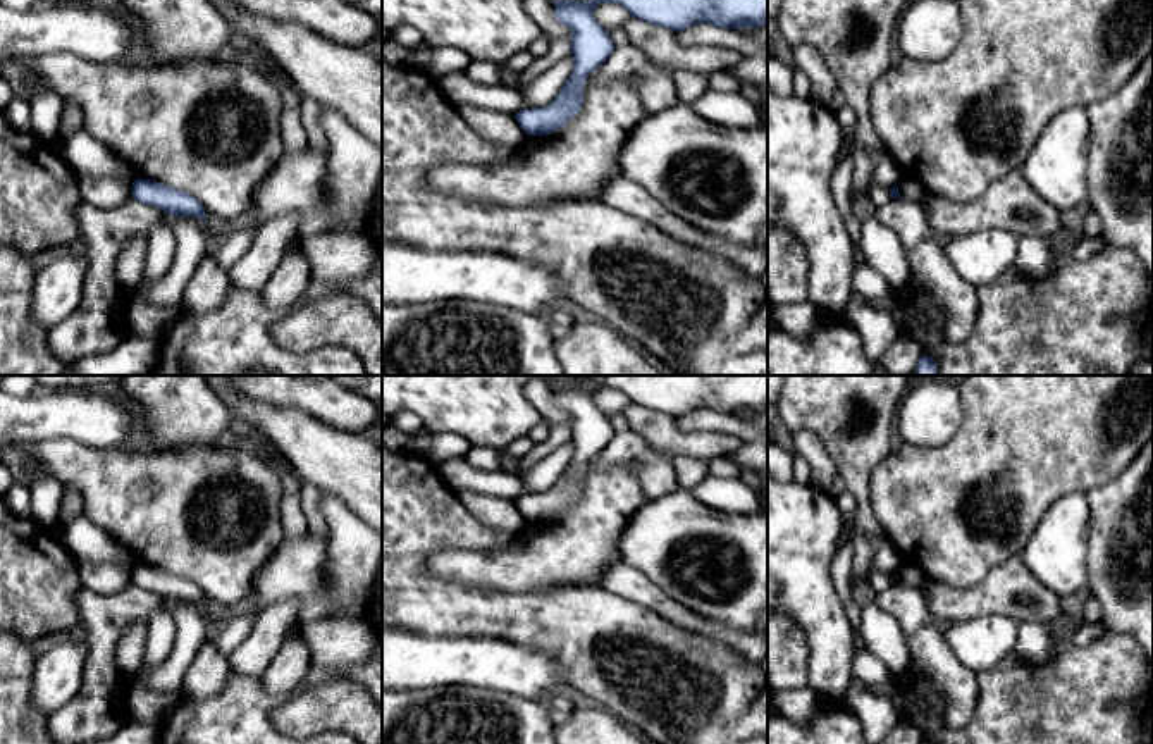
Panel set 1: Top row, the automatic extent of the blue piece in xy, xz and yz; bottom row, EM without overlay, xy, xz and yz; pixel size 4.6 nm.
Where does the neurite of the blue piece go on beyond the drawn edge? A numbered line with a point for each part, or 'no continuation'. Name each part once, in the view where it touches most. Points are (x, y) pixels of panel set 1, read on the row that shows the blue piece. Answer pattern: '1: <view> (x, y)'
no continuation

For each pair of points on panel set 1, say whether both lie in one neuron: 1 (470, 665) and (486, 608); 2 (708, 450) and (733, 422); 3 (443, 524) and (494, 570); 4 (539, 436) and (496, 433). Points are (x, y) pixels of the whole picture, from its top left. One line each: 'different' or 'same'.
1: different
2: different
3: different
4: different

